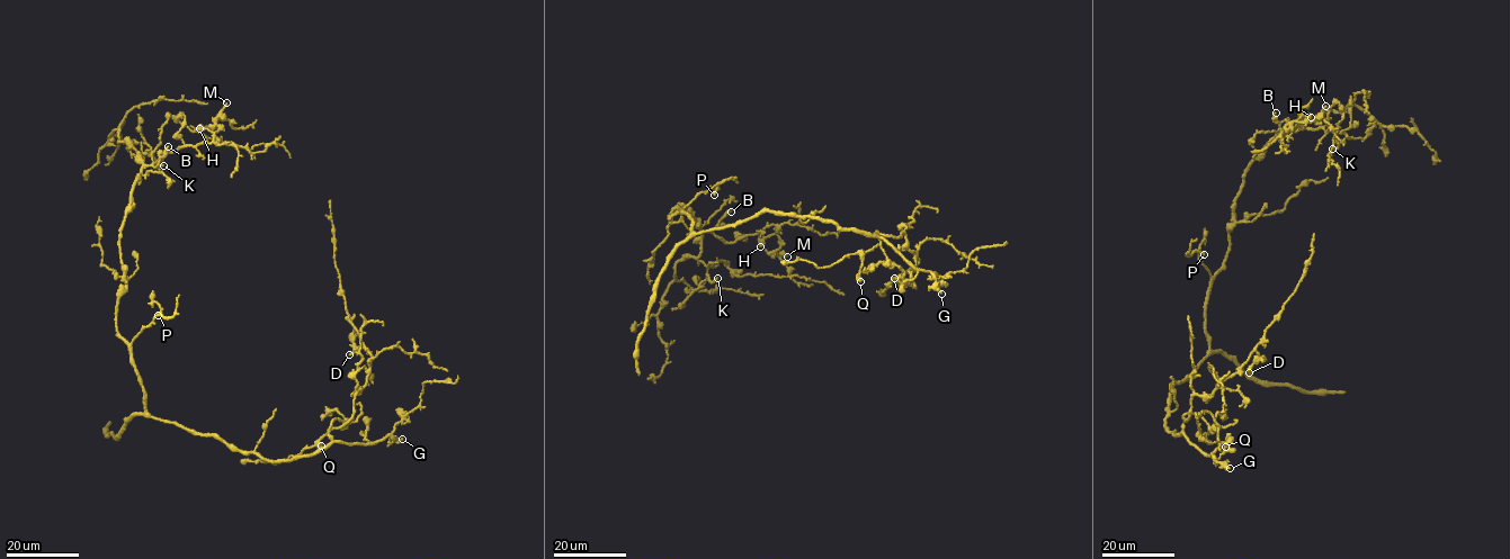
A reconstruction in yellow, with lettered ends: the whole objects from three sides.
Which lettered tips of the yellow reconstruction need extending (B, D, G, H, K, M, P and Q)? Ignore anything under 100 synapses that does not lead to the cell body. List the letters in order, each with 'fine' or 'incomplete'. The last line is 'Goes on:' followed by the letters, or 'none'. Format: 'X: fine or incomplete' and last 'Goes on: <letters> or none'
B: fine
D: fine
G: incomplete
H: fine
K: fine
M: fine
P: fine
Q: fine
Goes on: G

